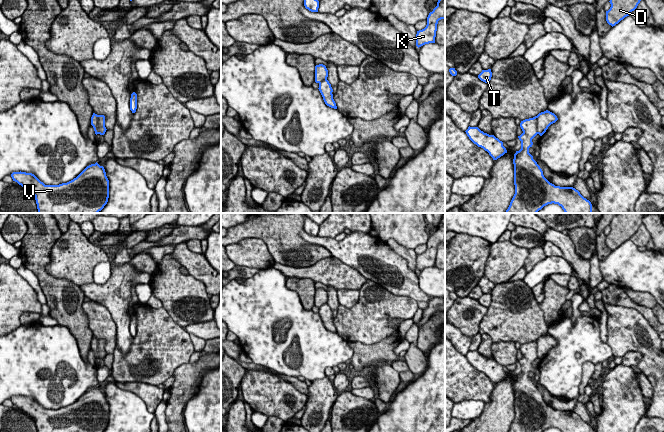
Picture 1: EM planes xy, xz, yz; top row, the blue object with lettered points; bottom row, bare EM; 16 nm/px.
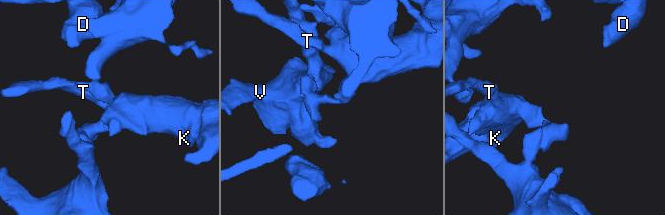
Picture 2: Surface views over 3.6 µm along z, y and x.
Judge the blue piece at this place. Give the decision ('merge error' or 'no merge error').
merge error

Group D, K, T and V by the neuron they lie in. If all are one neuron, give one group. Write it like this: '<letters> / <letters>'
D V / K T

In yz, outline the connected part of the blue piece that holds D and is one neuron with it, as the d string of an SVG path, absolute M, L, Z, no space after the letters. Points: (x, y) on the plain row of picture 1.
M619 213L614 216L611 223L610 228L611 231L608 235L606 235L606 245L612 251L618 248L625 241L629 240L632 235L634 235L640 225L642 224L643 213Z

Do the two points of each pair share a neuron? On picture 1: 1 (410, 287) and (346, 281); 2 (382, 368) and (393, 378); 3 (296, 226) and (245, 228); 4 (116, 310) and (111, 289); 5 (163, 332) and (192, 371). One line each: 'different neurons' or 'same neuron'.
1: different neurons
2: same neuron
3: same neuron
4: same neuron
5: different neurons

